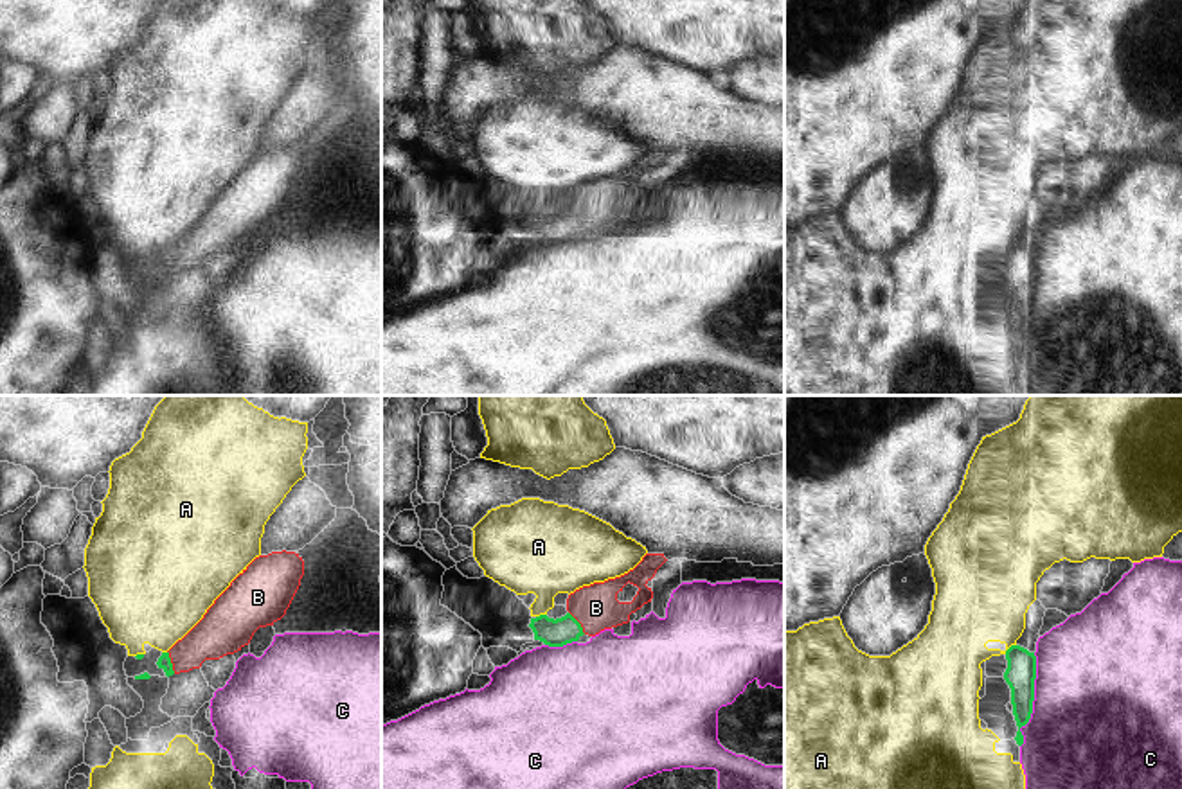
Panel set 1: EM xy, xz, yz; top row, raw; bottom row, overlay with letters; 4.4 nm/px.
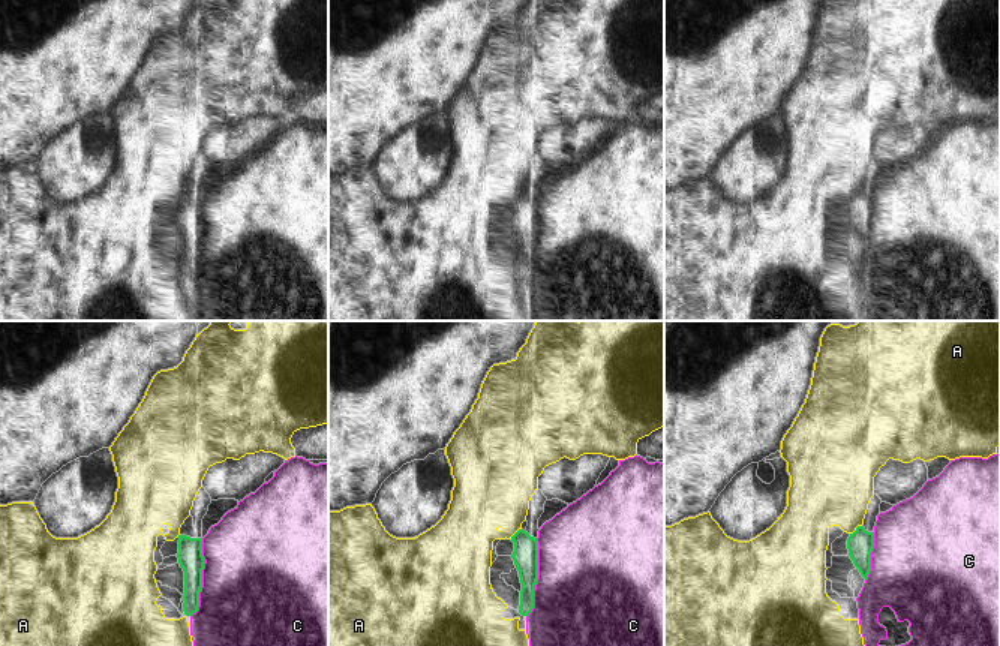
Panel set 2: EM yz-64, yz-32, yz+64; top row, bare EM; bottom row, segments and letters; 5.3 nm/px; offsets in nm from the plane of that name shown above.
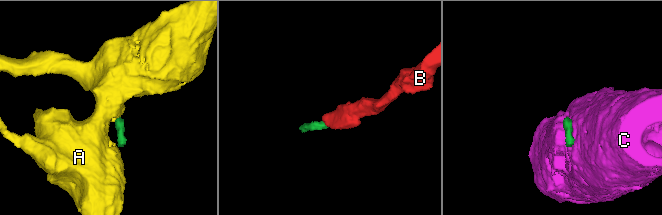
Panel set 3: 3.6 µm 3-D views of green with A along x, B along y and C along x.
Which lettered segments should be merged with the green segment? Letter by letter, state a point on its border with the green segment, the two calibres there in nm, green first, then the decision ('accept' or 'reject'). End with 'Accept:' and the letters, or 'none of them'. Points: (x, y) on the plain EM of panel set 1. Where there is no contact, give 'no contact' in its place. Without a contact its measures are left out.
A: yz (1010, 245) | 140/380 nm | reject
B: xy (170, 259) | 60/200 nm | accept
C: yz (1033, 297) | 140/500 nm | reject
Accept: B

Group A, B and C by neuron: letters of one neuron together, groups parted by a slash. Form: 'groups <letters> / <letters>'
groups A / B / C

